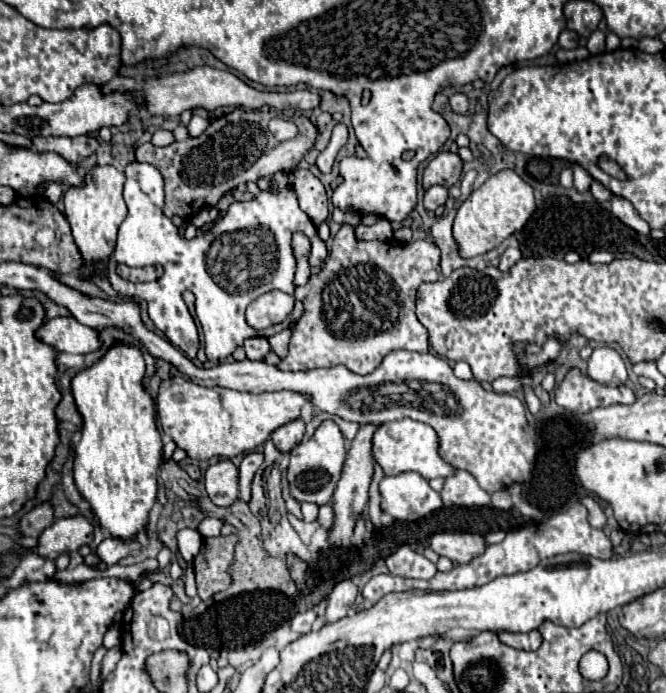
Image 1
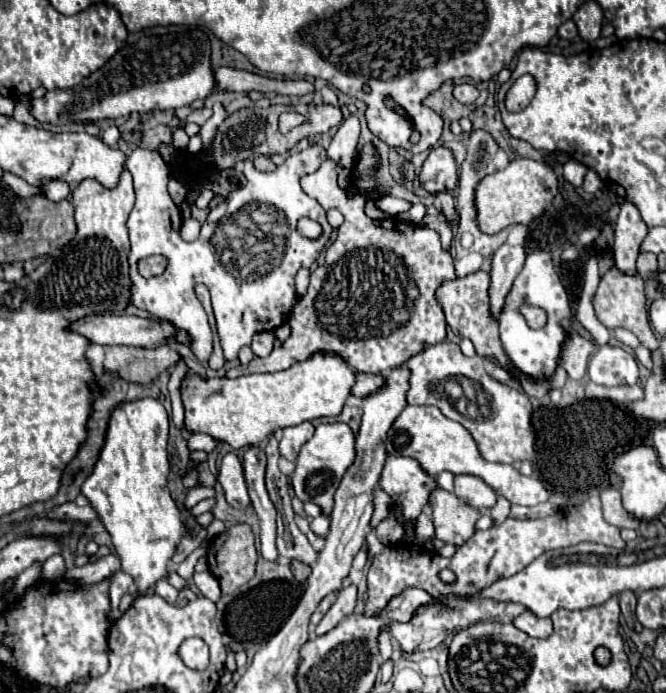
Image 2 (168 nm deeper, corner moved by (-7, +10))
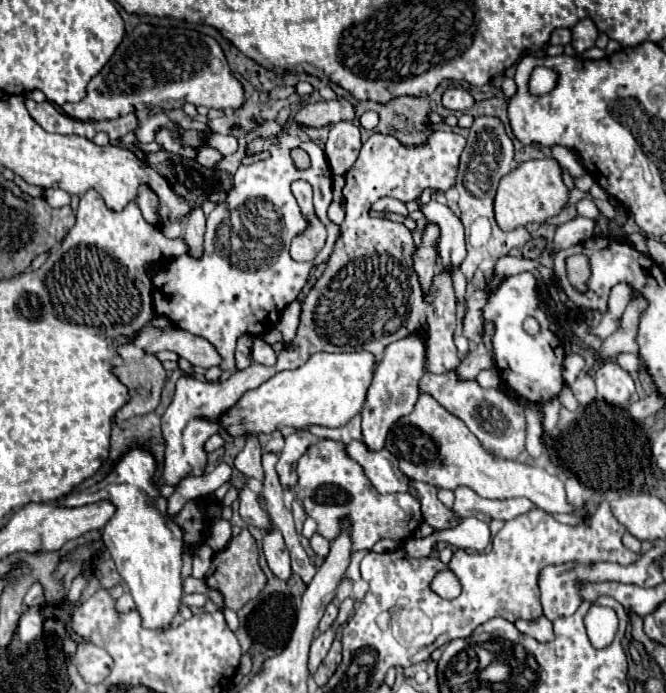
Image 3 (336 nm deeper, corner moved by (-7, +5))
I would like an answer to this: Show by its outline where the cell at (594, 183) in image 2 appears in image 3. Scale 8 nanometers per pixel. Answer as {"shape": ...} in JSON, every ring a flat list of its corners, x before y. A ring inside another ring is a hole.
{"shape":[[581,199,581,201,577,203,577,211,579,211,579,215,585,215,585,217,589,217,589,219,595,219,597,213,599,213,599,209,597,209,595,203,593,203,593,199]]}

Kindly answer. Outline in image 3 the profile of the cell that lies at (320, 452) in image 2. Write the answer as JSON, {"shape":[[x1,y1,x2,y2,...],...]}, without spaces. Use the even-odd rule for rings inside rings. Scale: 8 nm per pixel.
{"shape":[[317,439,299,459,299,499,309,517,317,521,317,533,333,541,339,533,339,519,349,515,353,521,353,551,371,549,379,539,401,541,423,521,419,503,409,493,375,493,363,467,347,455,347,445,333,439]]}

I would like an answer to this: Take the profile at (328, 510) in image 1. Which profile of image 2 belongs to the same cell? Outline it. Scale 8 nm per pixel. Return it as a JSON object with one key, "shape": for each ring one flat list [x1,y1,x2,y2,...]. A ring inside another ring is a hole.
{"shape":[[317,516,311,520,311,530,317,534,317,536,327,536,329,534,329,518,327,516]]}

